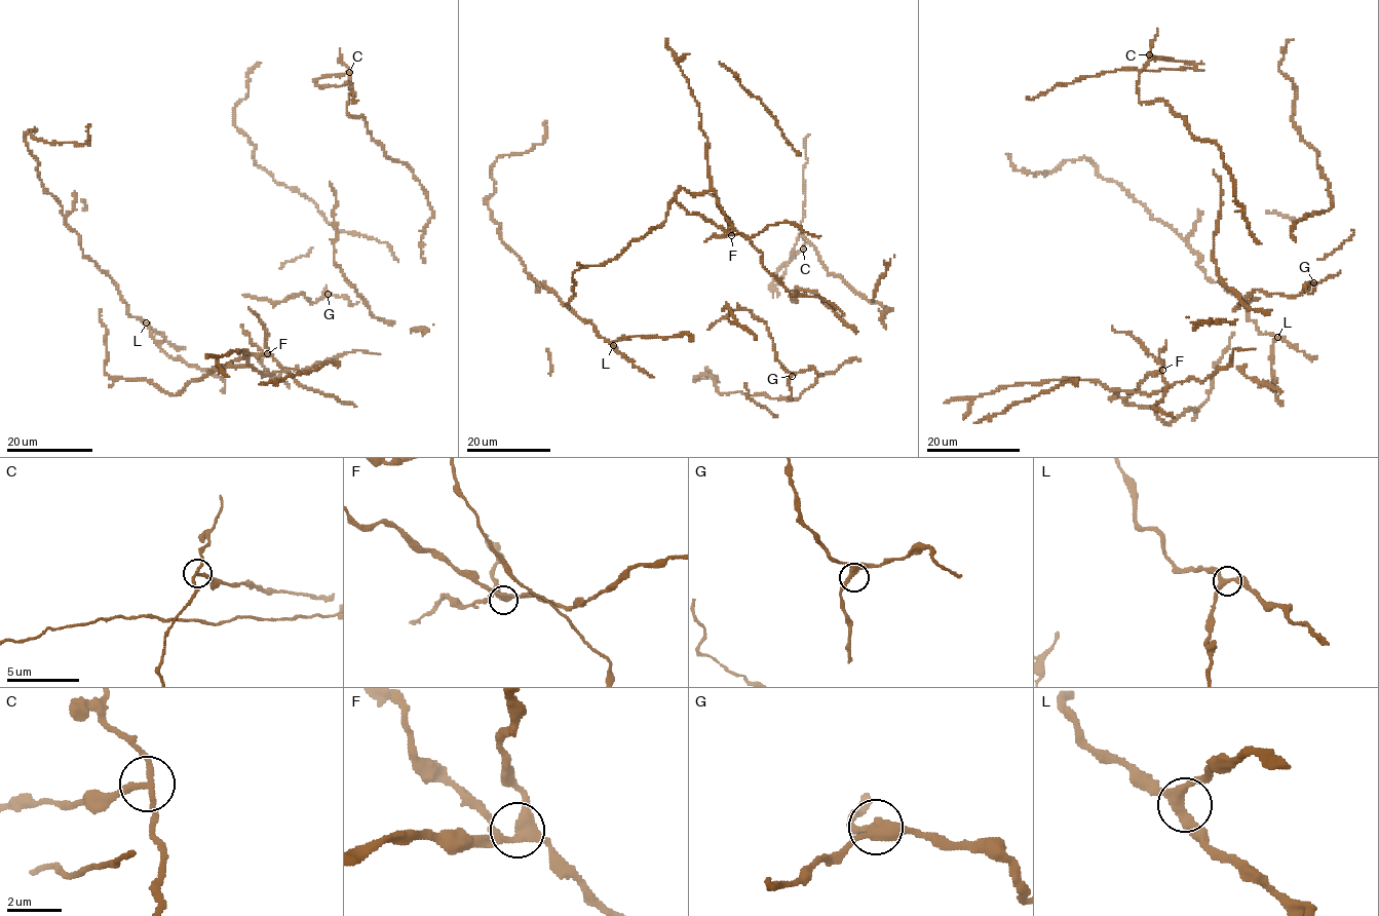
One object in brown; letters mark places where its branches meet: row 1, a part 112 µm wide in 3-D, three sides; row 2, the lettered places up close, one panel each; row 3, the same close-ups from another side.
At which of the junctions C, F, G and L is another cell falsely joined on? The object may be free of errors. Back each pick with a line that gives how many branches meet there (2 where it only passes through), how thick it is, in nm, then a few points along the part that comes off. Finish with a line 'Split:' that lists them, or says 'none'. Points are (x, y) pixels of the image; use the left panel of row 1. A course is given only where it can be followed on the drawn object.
C: Branches: 3. Thickness 200 nm. Course of the part to remove: (349, 73), (324, 76), (315, 83), (329, 87), (348, 82), (354, 93), (353, 103), (357, 101)
Split: C

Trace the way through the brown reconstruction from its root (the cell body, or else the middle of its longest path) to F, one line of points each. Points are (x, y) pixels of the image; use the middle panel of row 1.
F: (744, 236), (731, 235)

